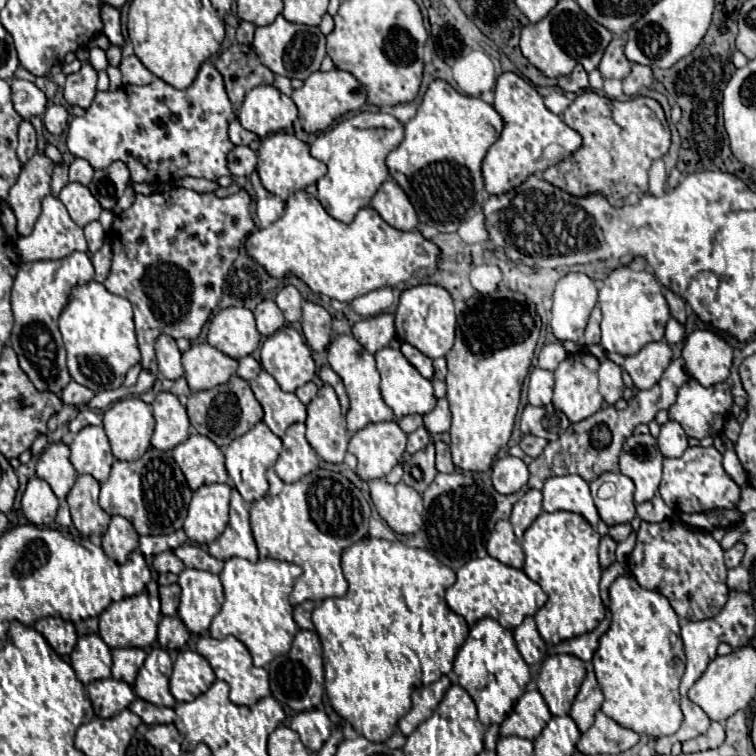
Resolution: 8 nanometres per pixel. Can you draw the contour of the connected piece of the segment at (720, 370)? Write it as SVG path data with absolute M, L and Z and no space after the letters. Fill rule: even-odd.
M695 330L687 336L685 370L703 386L725 382L733 362L733 346L713 330Z

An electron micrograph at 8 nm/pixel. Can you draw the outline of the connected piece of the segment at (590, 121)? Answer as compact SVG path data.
M581 92L573 100L573 104L565 110L563 122L583 136L583 144L571 158L547 168L543 172L543 178L549 184L553 184L555 188L559 188L571 196L577 196L577 198L585 198L595 192L601 192L607 198L615 198L615 200L627 198L629 194L645 194L647 192L647 172L649 172L651 164L655 160L659 160L661 156L665 156L671 146L669 130L665 130L661 126L659 118L653 114L651 108L647 108L643 104L641 98L619 102L619 100L609 100L605 96L599 96L595 92Z

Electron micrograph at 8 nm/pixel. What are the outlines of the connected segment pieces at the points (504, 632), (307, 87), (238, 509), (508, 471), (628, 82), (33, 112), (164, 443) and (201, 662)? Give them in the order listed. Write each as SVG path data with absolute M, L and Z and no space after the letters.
M491 618L479 620L471 630L455 656L453 672L457 674L457 684L469 692L477 706L477 718L483 726L501 724L513 710L515 702L527 690L529 666L515 648L515 640L507 628Z
M333 68L329 72L313 72L305 80L303 88L293 90L291 100L295 102L295 106L299 110L299 120L303 124L303 130L305 132L323 132L339 116L343 116L347 112L353 112L353 110L359 110L365 104L367 96L365 96L361 84L349 72L343 72L339 68Z
M231 488L229 508L229 524L225 532L207 546L209 554L217 560L229 560L237 556L247 558L249 562L257 562L257 546L253 544L255 540L249 528L249 504L239 496L235 488Z
M503 456L493 464L491 480L499 494L513 494L527 484L529 472L523 460L513 456Z
M633 64L631 66L631 74L623 80L623 92L627 96L635 96L639 90L649 88L653 82L653 72L649 66L643 64Z
M11 80L11 92L13 92L13 104L15 110L21 114L21 118L31 118L31 116L43 116L47 108L47 98L45 94L27 80Z
M171 392L157 394L153 406L155 416L155 434L151 438L151 446L157 450L171 450L177 444L189 438L189 418L177 396Z
M185 650L177 656L173 664L173 674L169 678L169 690L177 702L191 702L203 694L215 680L207 660L193 652Z

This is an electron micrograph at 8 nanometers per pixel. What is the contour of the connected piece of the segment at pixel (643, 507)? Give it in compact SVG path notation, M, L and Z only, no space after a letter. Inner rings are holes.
M655 494L653 500L637 504L637 516L645 522L663 522L673 516L673 510L663 502L659 494Z

